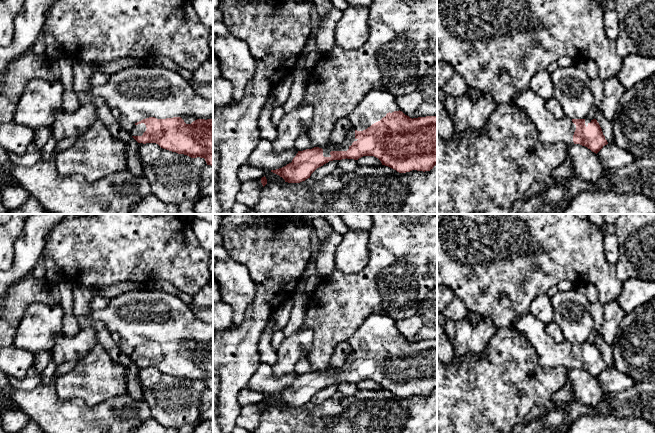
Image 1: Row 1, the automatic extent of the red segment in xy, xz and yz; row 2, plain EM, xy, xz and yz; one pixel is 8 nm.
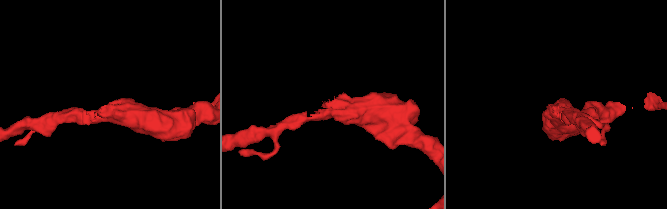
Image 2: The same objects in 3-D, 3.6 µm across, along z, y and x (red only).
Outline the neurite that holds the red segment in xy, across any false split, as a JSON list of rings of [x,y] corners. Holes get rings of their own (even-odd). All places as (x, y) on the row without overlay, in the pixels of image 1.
[[[149,341],[135,347],[130,359],[139,367],[156,367],[161,372],[191,382],[204,382],[213,390],[213,343],[186,348],[181,341]]]

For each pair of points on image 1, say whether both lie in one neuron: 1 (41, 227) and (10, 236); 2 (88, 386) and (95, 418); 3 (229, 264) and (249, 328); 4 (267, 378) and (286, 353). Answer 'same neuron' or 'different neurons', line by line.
1: different neurons
2: different neurons
3: different neurons
4: different neurons

